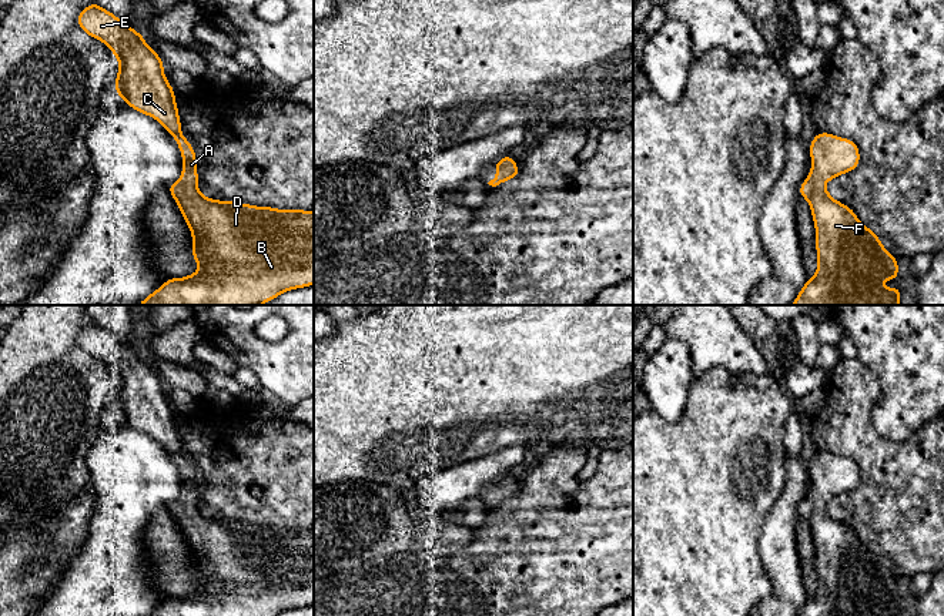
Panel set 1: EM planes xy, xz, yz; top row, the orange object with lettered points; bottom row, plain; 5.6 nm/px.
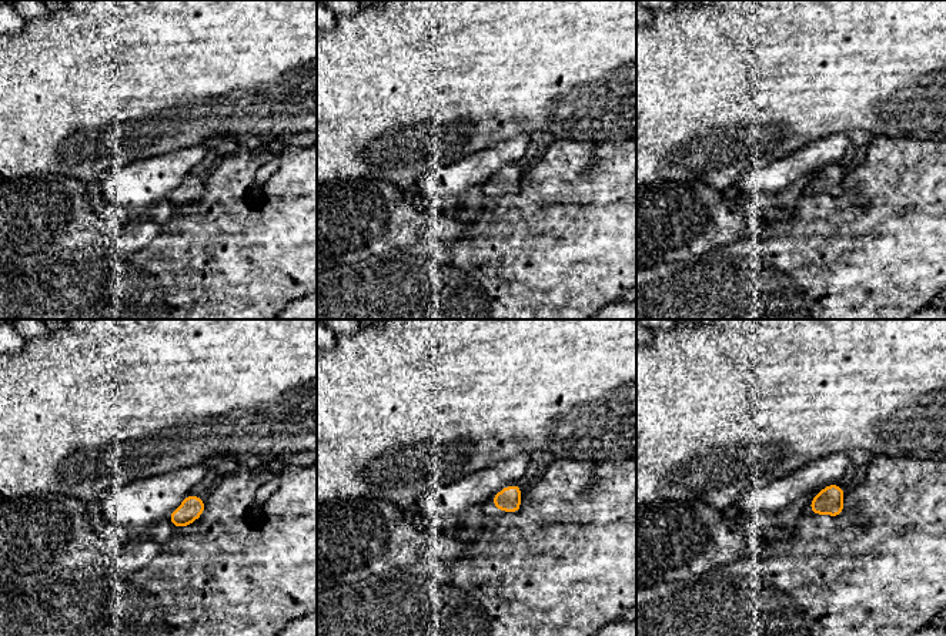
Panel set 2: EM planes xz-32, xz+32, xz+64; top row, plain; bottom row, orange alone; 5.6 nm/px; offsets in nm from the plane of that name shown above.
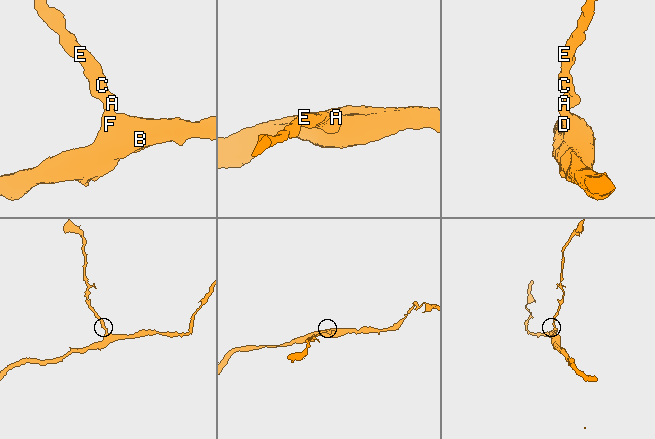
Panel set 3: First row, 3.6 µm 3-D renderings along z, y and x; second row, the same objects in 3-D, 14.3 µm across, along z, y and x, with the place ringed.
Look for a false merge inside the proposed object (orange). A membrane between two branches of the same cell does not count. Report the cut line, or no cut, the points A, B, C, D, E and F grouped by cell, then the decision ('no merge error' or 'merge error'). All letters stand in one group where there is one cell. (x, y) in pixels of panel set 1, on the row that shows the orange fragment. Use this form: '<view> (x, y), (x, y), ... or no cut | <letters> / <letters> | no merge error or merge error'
no cut | A B C D E F | no merge error

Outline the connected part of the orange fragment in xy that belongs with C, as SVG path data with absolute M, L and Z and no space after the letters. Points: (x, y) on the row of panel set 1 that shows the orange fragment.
M96 1L80 11L77 24L116 56L120 68L114 94L123 97L133 110L155 118L181 151L183 173L168 185L168 191L193 235L191 254L198 271L183 278L171 277L137 305L261 305L287 291L314 285L314 211L204 197L197 187L197 155L181 133L175 93L164 74L163 58L144 41L143 34Z

